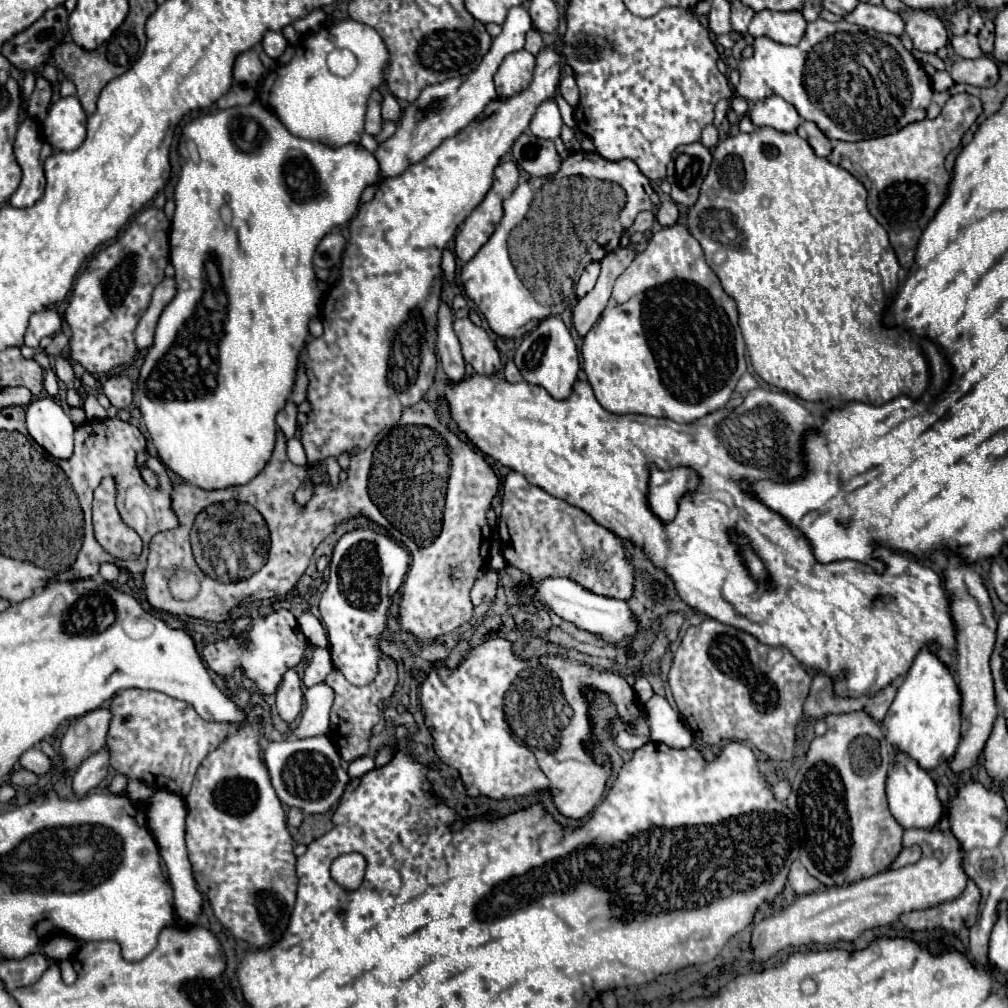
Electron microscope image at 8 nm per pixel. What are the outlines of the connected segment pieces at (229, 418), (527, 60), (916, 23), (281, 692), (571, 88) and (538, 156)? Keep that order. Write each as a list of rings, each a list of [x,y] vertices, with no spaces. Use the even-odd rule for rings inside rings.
[[[254,102],[250,106],[240,106],[240,108],[228,108],[228,110],[218,110],[212,114],[204,114],[192,122],[188,122],[182,130],[180,138],[179,155],[185,160],[180,180],[176,184],[176,212],[172,218],[172,232],[170,232],[170,262],[176,268],[176,282],[178,282],[178,292],[174,300],[164,308],[156,334],[154,334],[154,344],[148,348],[148,354],[144,358],[144,364],[140,368],[140,378],[138,378],[138,408],[142,414],[142,420],[146,424],[146,430],[150,434],[150,440],[156,448],[158,458],[166,468],[170,468],[174,474],[178,474],[184,482],[194,484],[202,490],[220,490],[220,488],[230,488],[230,486],[240,486],[250,482],[270,460],[274,440],[276,440],[276,414],[280,408],[284,408],[294,380],[296,380],[296,370],[298,370],[298,360],[302,354],[302,348],[306,346],[308,340],[308,324],[312,318],[318,316],[318,304],[324,296],[322,286],[318,286],[318,278],[314,274],[314,264],[312,256],[318,246],[318,242],[330,232],[332,226],[346,224],[354,212],[358,210],[360,194],[366,186],[378,182],[378,162],[374,154],[370,154],[364,146],[360,144],[344,144],[338,148],[326,146],[324,142],[318,140],[306,140],[298,138],[284,128],[284,124],[276,118],[276,114],[262,104]],[[228,202],[232,208],[232,224],[226,230],[226,226],[220,220],[220,208]]]
[[[526,50],[508,54],[494,76],[498,96],[510,98],[510,96],[526,90],[528,84],[532,82],[534,64],[536,64],[536,58]]]
[[[900,10],[898,12],[906,24],[906,32],[914,42],[914,48],[920,52],[936,52],[946,46],[948,32],[938,16],[932,16],[922,10]]]
[[[288,670],[276,690],[276,708],[280,718],[290,724],[302,710],[302,680],[294,670]]]
[[[564,76],[564,78],[560,80],[560,94],[562,94],[562,98],[564,98],[570,106],[576,106],[576,104],[578,104],[578,86],[576,86],[574,76]]]
[[[530,134],[518,136],[512,146],[512,158],[530,176],[550,176],[560,170],[562,158],[552,140],[540,140]]]

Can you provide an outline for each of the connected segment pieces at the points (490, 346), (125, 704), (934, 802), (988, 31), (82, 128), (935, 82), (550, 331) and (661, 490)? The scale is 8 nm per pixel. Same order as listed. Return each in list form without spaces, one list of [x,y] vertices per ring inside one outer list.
[[[470,318],[454,320],[454,332],[462,344],[464,360],[482,376],[494,376],[502,370],[502,362],[488,332]]]
[[[120,690],[110,702],[110,710],[114,714],[106,738],[110,766],[118,774],[140,780],[154,790],[168,790],[180,796],[188,796],[196,768],[232,728],[228,722],[208,722],[198,716],[192,704],[152,690]]]
[[[894,752],[894,762],[886,780],[886,794],[892,816],[904,828],[934,828],[944,814],[942,802],[936,796],[936,784],[932,776],[904,752]]]
[[[986,20],[982,30],[978,32],[978,40],[980,40],[980,48],[984,54],[990,54],[994,48],[994,22]]]
[[[66,96],[54,102],[48,110],[42,128],[44,140],[56,150],[76,150],[86,138],[86,114],[76,96]]]
[[[938,70],[938,72],[932,76],[932,88],[934,88],[934,90],[948,90],[950,86],[954,86],[954,80],[952,80],[952,76],[948,74],[948,70]]]
[[[550,316],[542,320],[528,336],[524,336],[522,344],[514,352],[512,362],[518,366],[522,378],[528,384],[542,386],[556,400],[570,398],[572,388],[578,380],[578,370],[580,370],[580,360],[578,360],[574,338],[558,316]]]
[[[652,466],[648,504],[658,518],[670,522],[676,516],[676,500],[696,486],[698,476],[690,468],[672,468],[668,472],[662,472]]]

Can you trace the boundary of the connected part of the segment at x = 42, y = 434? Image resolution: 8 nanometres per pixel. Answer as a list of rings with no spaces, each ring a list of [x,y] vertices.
[[[46,396],[30,402],[26,408],[26,426],[30,436],[54,458],[72,456],[74,424],[54,398]]]

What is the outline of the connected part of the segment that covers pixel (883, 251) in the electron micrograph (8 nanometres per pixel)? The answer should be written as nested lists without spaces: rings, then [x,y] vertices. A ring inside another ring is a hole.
[[[756,128],[752,134],[738,134],[722,140],[712,150],[712,168],[702,184],[698,202],[688,210],[688,228],[692,236],[702,244],[706,252],[706,260],[710,268],[718,274],[722,288],[736,300],[738,304],[738,316],[740,316],[740,328],[744,342],[748,346],[750,360],[754,358],[754,370],[756,374],[766,380],[768,384],[786,390],[790,394],[796,394],[798,398],[806,402],[826,402],[826,400],[838,400],[838,402],[864,402],[872,406],[882,406],[896,396],[910,396],[912,400],[920,400],[928,388],[930,374],[928,374],[928,362],[924,352],[918,348],[918,344],[910,338],[906,328],[894,326],[888,328],[884,324],[884,314],[890,308],[896,292],[898,292],[898,258],[894,254],[894,248],[888,242],[888,232],[872,218],[872,214],[866,208],[866,188],[844,168],[834,166],[826,158],[820,158],[812,152],[806,140],[802,140],[798,134],[784,134],[776,132],[774,128]],[[718,250],[726,252],[726,260],[722,264],[716,264],[712,258]]]

